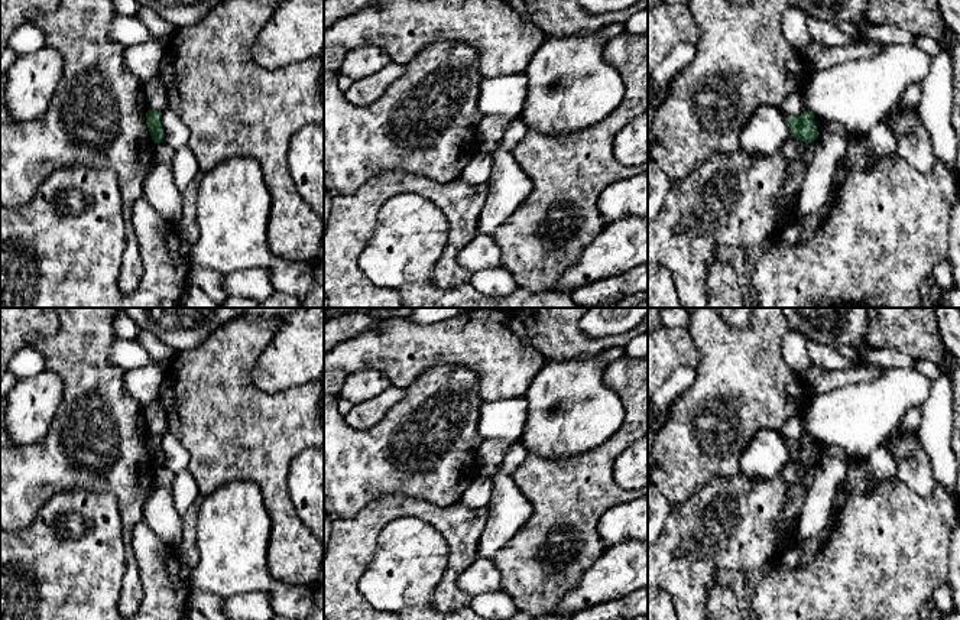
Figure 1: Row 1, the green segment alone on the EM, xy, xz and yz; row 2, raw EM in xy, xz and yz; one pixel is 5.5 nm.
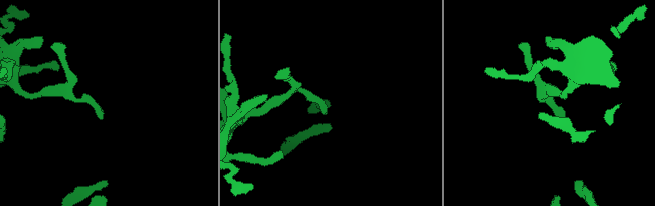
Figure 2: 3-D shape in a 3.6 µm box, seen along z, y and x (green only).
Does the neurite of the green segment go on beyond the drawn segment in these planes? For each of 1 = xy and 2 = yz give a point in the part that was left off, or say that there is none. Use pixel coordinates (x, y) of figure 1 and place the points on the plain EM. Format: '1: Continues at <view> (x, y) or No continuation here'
1: No continuation here
2: No continuation here

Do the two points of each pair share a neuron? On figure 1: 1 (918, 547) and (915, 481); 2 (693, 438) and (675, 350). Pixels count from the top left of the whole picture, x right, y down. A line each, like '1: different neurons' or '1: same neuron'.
1: different neurons
2: different neurons

